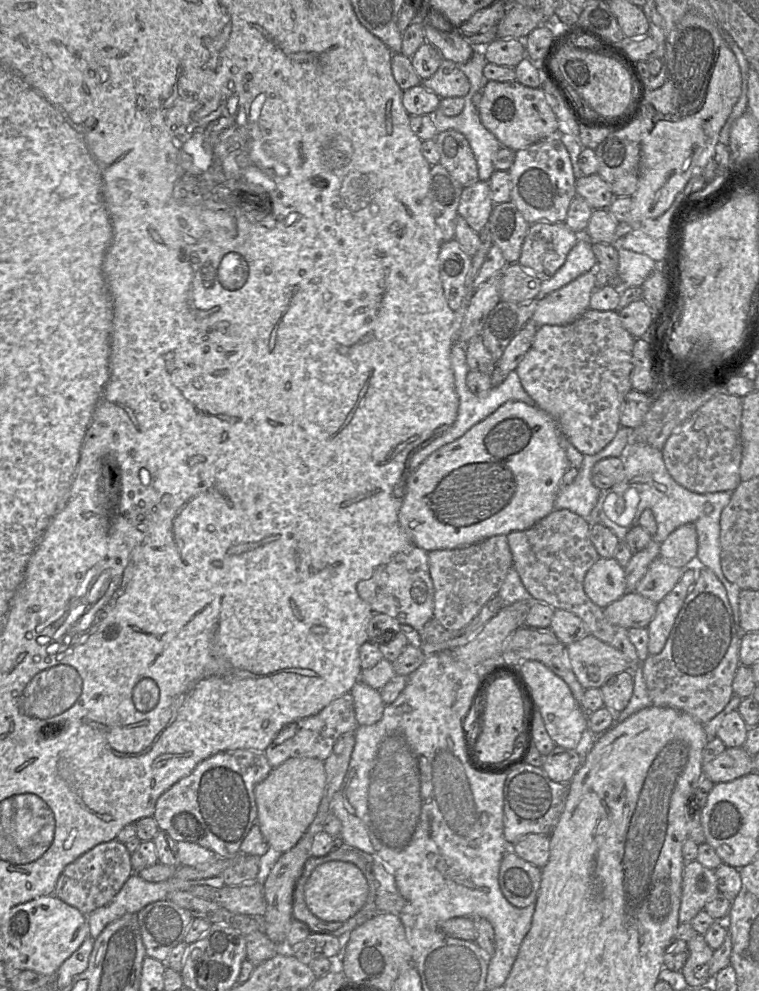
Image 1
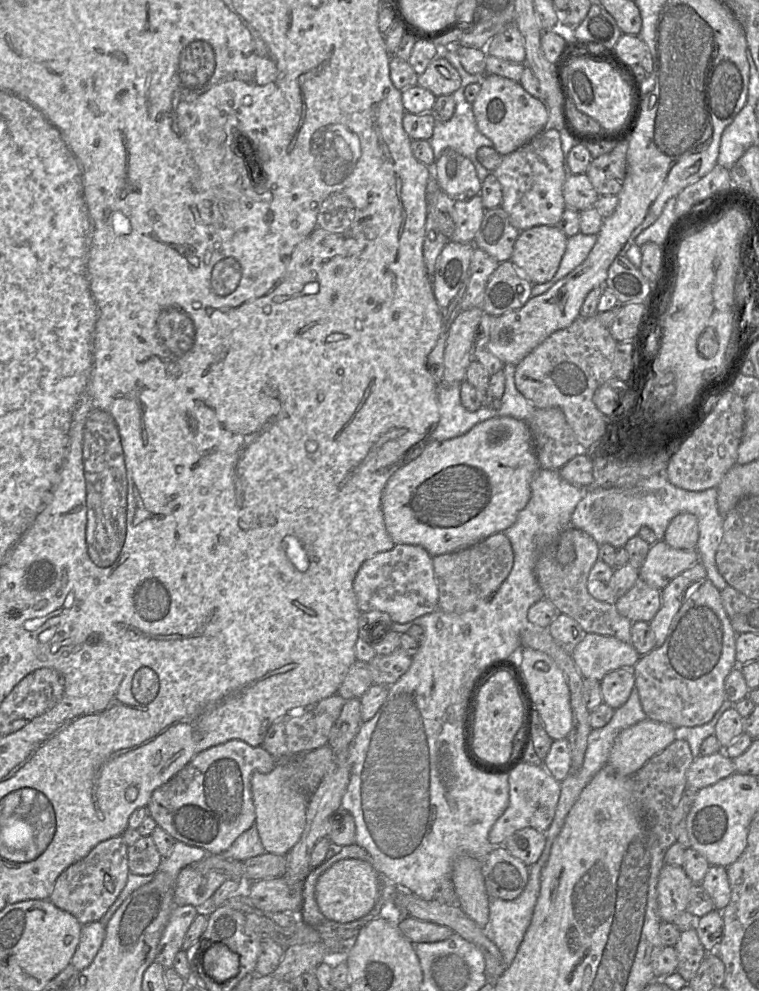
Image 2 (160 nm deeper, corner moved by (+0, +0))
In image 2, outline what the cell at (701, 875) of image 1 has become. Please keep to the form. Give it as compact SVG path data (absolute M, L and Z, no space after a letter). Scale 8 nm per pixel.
M669 864L663 866L657 884L658 912L662 922L672 922L686 911L693 884L683 867Z

